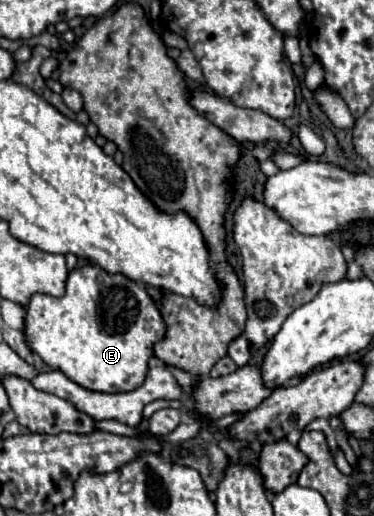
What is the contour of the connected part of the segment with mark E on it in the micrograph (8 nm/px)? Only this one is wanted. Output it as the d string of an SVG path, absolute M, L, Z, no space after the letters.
M85 264L69 274L65 296L31 296L25 336L49 368L61 370L79 386L95 392L129 392L143 384L153 346L165 336L165 324L145 286Z

